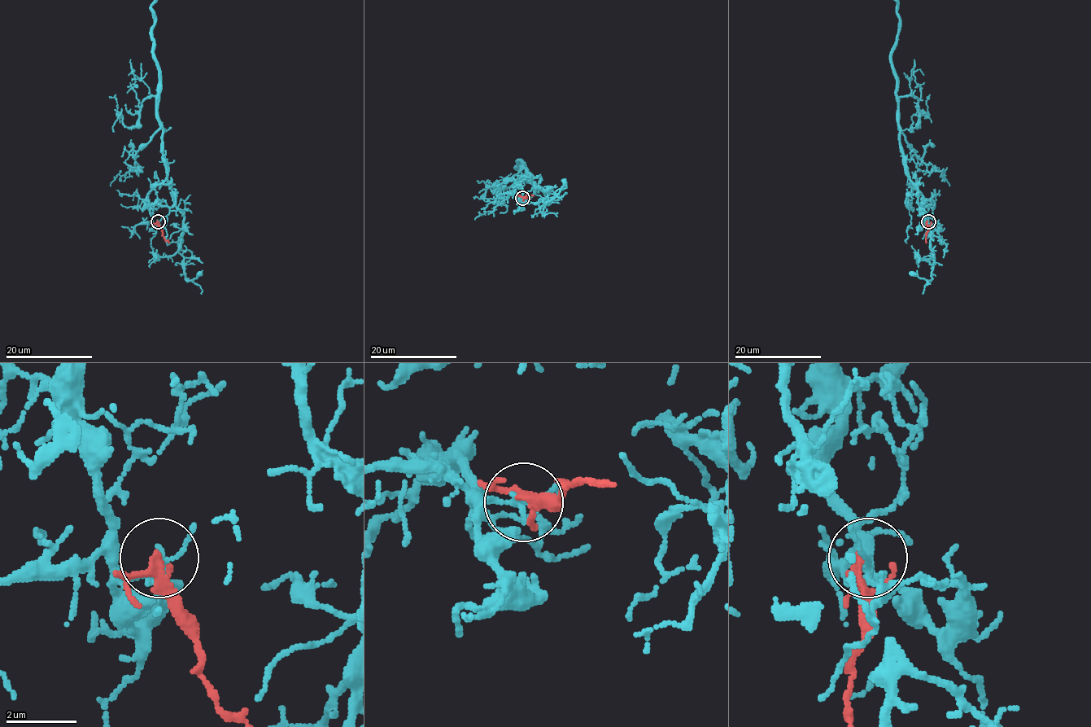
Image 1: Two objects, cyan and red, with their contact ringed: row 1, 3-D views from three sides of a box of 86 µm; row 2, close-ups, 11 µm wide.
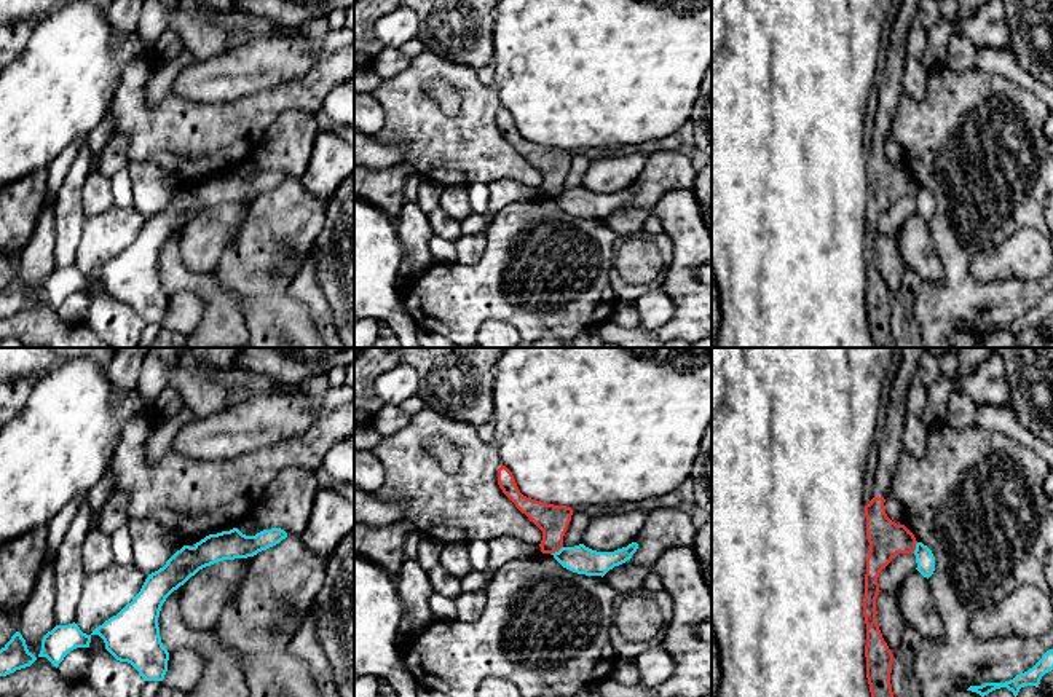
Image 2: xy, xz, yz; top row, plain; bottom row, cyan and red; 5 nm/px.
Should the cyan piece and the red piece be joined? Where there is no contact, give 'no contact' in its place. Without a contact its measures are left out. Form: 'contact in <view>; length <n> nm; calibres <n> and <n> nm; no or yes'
contact in xz; length 80 nm; calibres 140 and 160 nm; no

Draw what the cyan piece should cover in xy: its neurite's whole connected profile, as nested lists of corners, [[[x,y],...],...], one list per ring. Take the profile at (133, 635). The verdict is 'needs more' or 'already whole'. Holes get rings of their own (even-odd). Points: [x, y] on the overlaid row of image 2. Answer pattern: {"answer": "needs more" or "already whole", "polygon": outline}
{"answer": "already whole", "polygon": [[[233,528],[209,534],[193,547],[183,545],[163,568],[148,574],[131,603],[91,635],[99,635],[105,649],[116,660],[131,664],[144,681],[163,681],[169,652],[161,643],[158,617],[166,598],[199,569],[223,560],[254,557],[286,538],[281,528],[263,530],[255,536]]]}

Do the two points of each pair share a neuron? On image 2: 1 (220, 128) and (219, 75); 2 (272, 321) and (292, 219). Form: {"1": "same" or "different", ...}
{"1": "different", "2": "same"}

